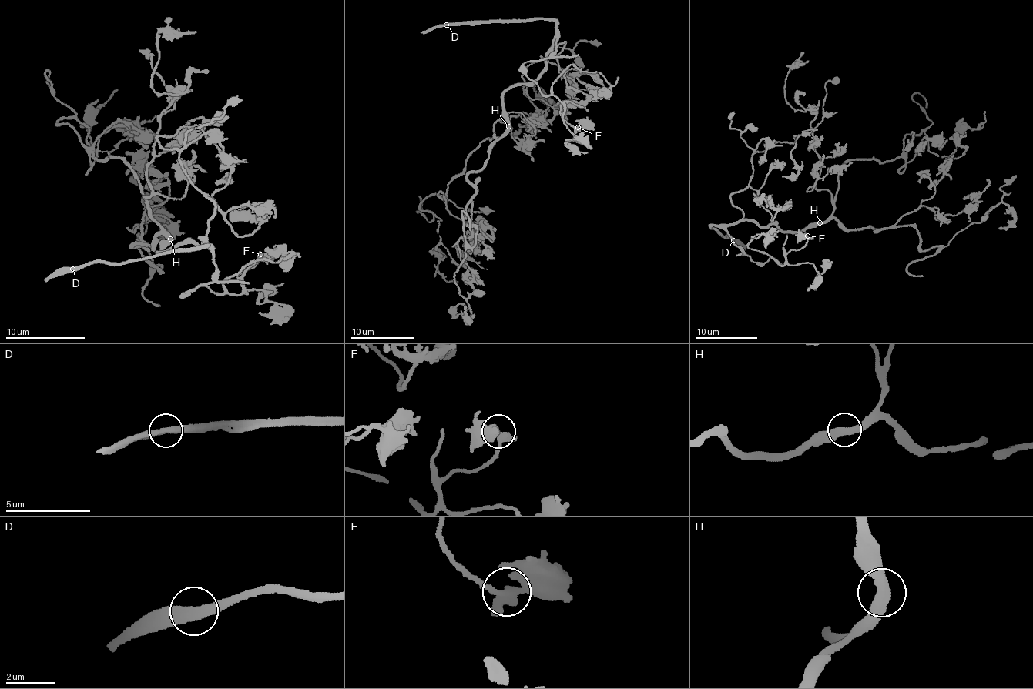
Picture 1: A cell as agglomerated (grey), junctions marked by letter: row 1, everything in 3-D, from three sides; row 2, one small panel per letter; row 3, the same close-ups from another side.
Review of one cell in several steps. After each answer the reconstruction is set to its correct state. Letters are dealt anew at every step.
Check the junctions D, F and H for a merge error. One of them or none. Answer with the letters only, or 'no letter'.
no letter

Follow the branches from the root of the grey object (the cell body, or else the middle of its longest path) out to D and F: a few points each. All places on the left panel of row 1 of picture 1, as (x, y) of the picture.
D: (168, 240), (159, 252), (185, 243), (199, 245), (200, 239), (208, 245), (72, 269)
F: (168, 240), (159, 252), (200, 239), (211, 249), (216, 275), (184, 294), (238, 295), (238, 275), (260, 254)

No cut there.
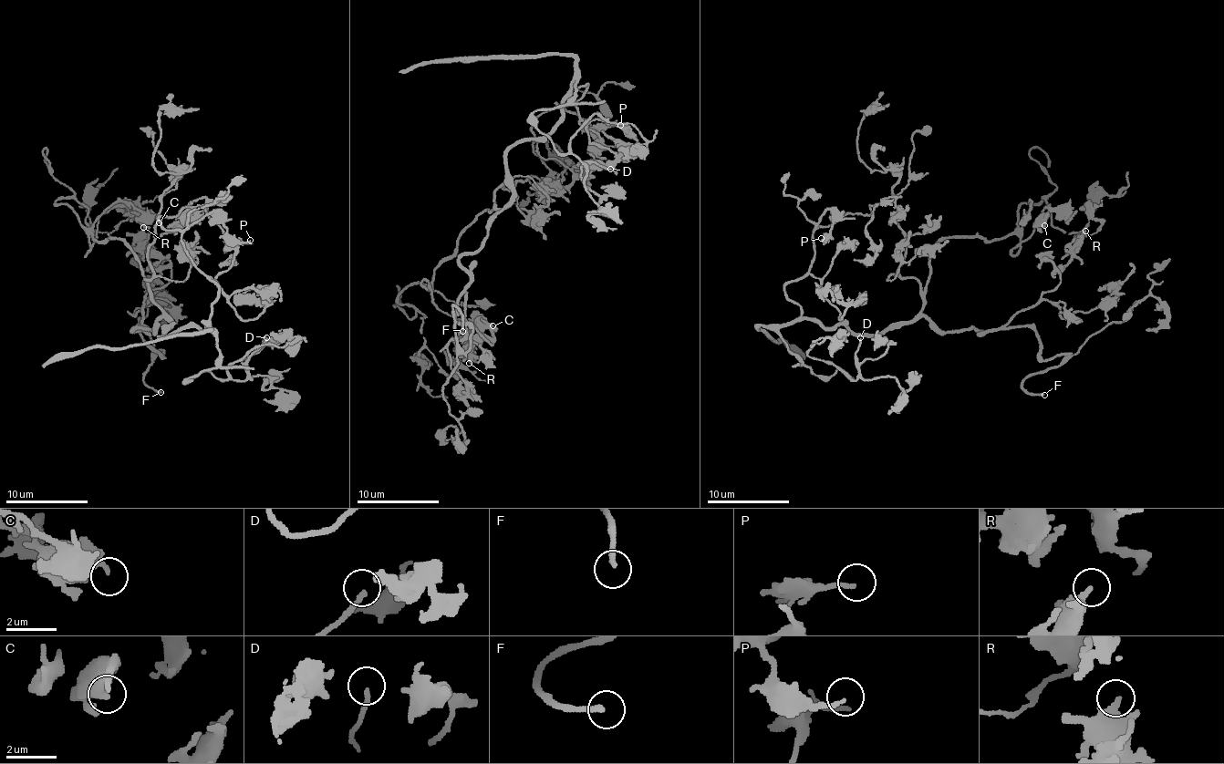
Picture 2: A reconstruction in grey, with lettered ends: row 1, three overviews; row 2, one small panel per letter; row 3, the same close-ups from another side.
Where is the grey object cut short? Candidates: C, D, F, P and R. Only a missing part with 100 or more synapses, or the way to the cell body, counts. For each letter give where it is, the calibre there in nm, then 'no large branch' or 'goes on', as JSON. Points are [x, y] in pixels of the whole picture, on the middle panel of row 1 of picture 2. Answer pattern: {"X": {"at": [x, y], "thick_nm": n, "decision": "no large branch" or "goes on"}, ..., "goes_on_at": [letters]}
{"C": {"at": [492, 325], "thick_nm": 240, "decision": "no large branch"}, "D": {"at": [610, 169], "thick_nm": 170, "decision": "no large branch"}, "F": {"at": [462, 331], "thick_nm": 200, "decision": "goes on"}, "P": {"at": [620, 125], "thick_nm": 150, "decision": "no large branch"}, "R": {"at": [469, 363], "thick_nm": 260, "decision": "no large branch"}, "goes_on_at": ["F"]}

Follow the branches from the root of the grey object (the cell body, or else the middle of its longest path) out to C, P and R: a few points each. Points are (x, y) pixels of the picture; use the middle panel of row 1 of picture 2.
C: (513, 184), (506, 207), (482, 211), (464, 231), (458, 250), (435, 270), (429, 291), (451, 316), (492, 325)
P: (513, 184), (506, 154), (544, 137), (583, 85), (572, 105), (555, 104), (590, 129), (620, 125)
R: (513, 184), (485, 242), (460, 259), (469, 275), (467, 322), (492, 344), (478, 339), (469, 363)

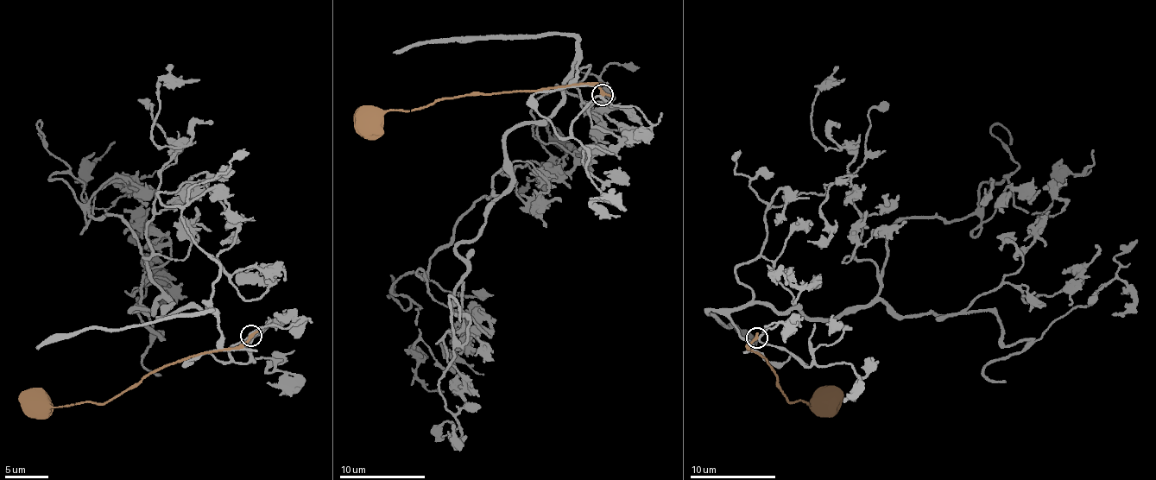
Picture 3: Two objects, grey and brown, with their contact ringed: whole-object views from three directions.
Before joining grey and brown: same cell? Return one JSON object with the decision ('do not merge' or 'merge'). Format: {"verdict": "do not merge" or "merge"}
{"verdict": "do not merge"}

